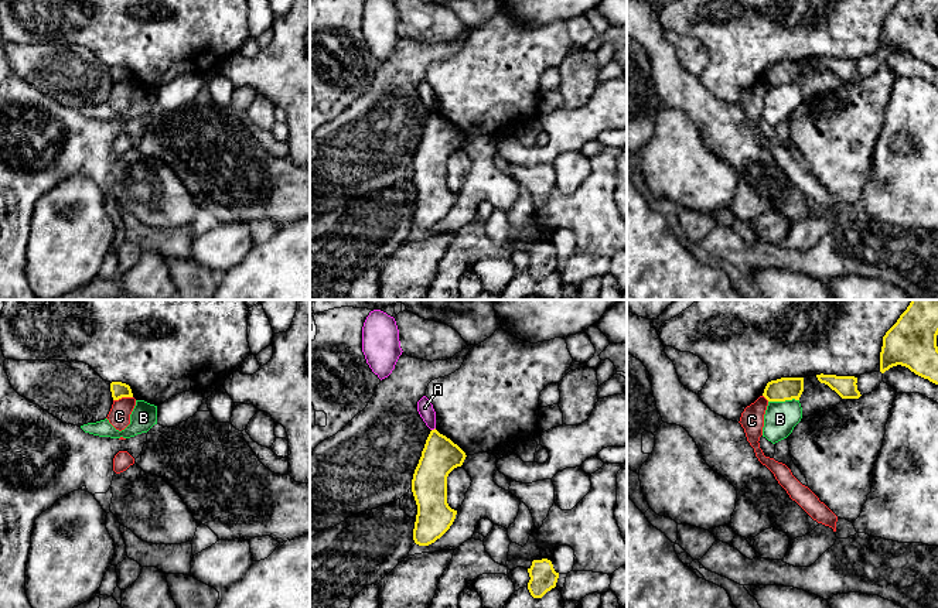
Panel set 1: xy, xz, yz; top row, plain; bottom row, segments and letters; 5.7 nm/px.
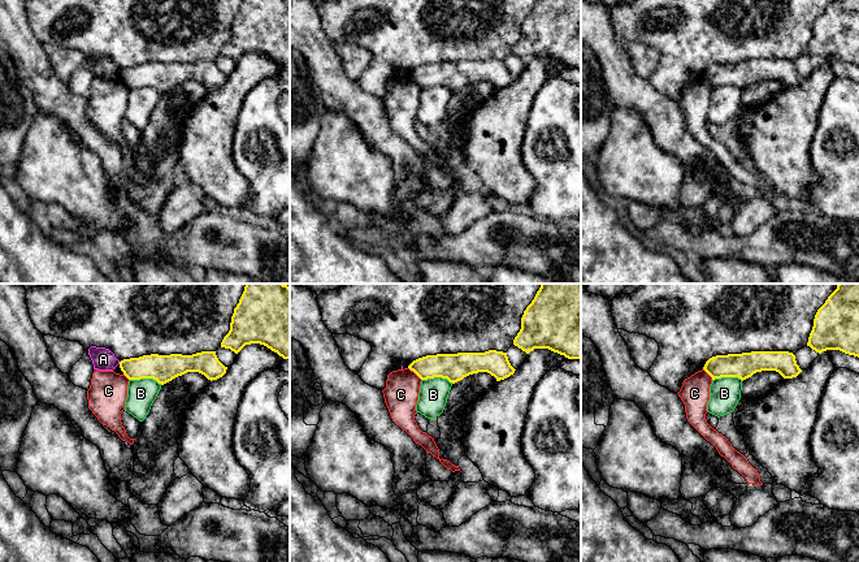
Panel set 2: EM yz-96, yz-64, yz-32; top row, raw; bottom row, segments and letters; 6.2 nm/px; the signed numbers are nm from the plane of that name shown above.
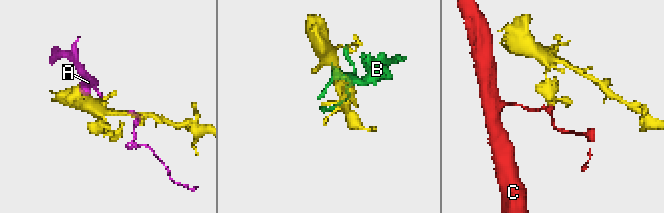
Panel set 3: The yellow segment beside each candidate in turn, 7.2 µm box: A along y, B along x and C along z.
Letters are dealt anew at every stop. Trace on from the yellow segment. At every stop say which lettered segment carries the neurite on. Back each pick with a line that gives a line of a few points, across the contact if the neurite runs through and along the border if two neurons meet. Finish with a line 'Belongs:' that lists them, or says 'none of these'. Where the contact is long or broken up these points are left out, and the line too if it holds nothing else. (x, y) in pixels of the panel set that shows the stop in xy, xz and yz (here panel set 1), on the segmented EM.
Belongs: none of these

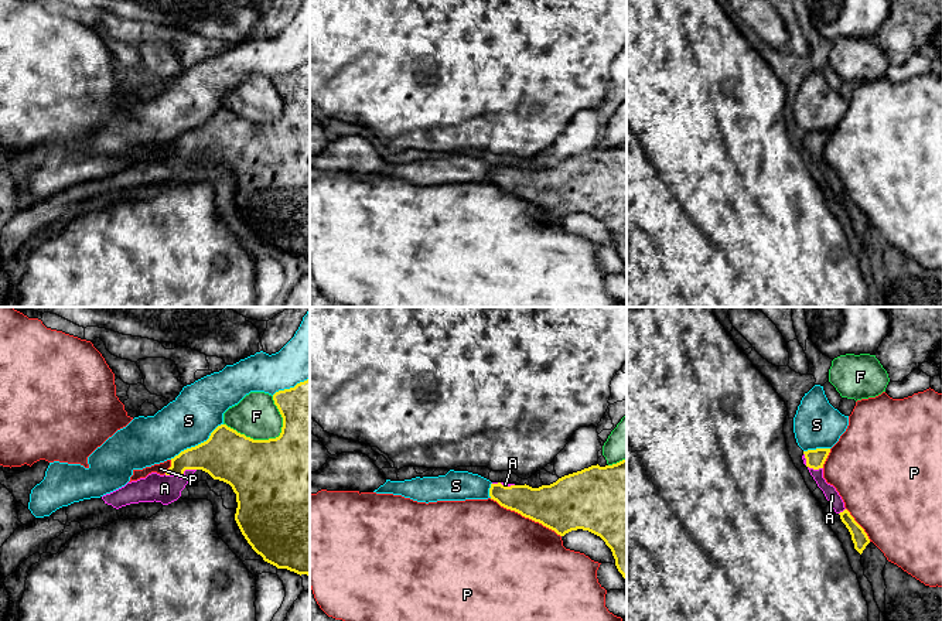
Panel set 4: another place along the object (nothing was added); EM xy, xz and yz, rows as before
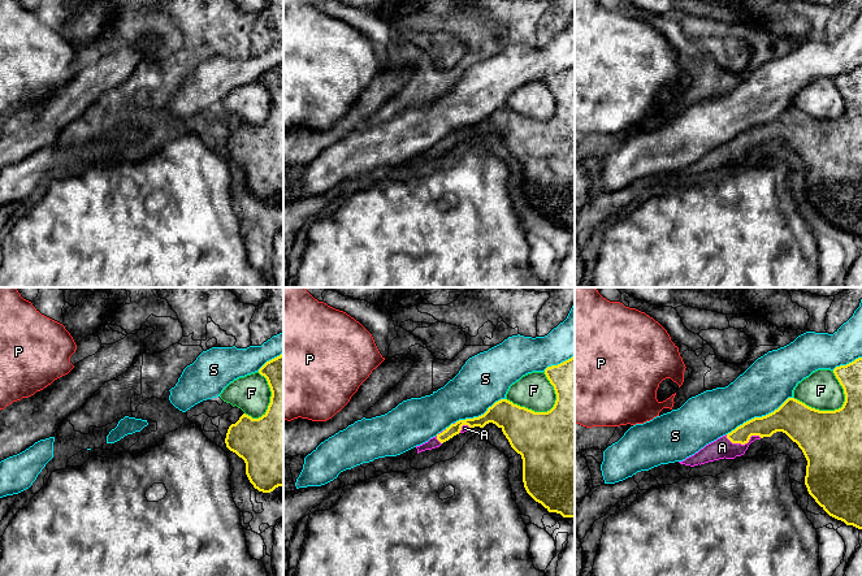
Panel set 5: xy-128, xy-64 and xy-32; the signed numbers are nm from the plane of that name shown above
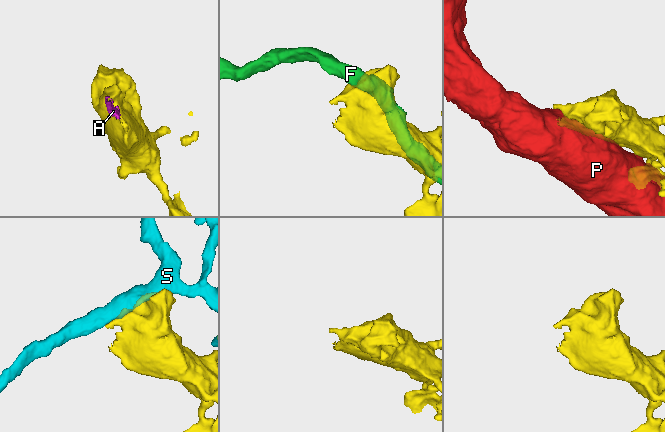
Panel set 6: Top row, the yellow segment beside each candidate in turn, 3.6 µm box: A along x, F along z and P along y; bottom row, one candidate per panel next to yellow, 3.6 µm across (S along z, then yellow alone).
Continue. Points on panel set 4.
Belongs: A

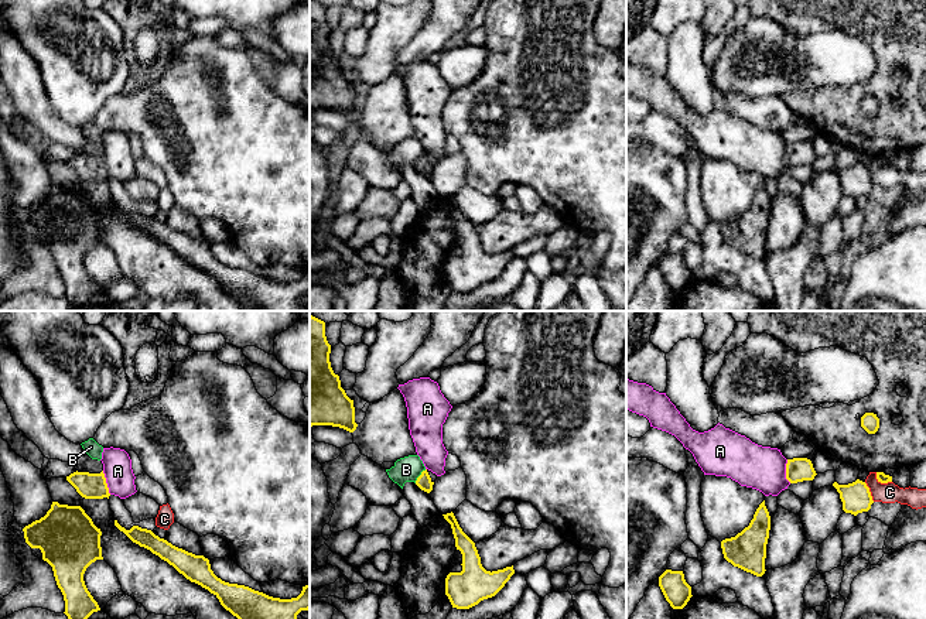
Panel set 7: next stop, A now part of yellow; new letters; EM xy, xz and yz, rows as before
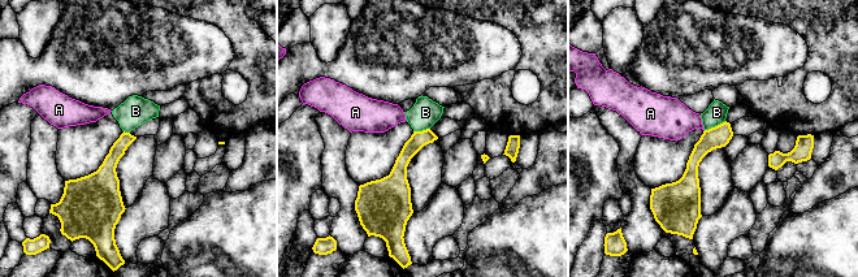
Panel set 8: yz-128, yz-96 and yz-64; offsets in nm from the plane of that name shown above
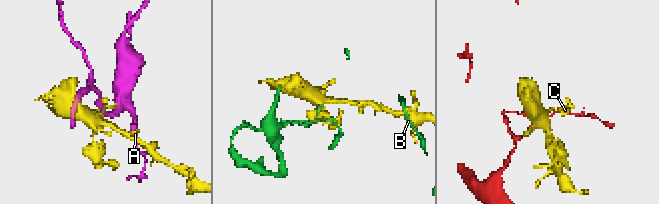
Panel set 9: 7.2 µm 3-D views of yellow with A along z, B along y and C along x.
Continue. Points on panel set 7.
Belongs: none of these

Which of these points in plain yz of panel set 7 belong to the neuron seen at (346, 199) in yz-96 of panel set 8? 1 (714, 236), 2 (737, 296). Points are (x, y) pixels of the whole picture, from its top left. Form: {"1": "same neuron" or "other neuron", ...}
{"1": "same neuron", "2": "other neuron"}

